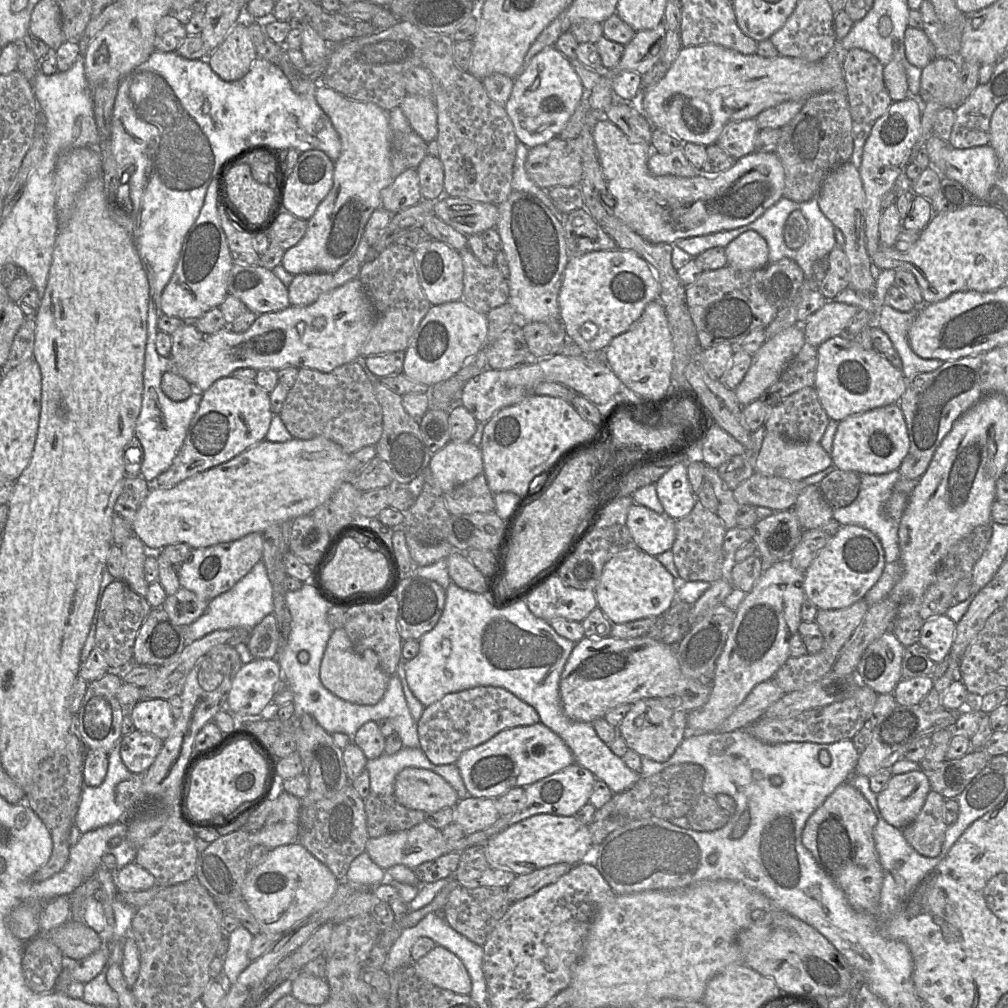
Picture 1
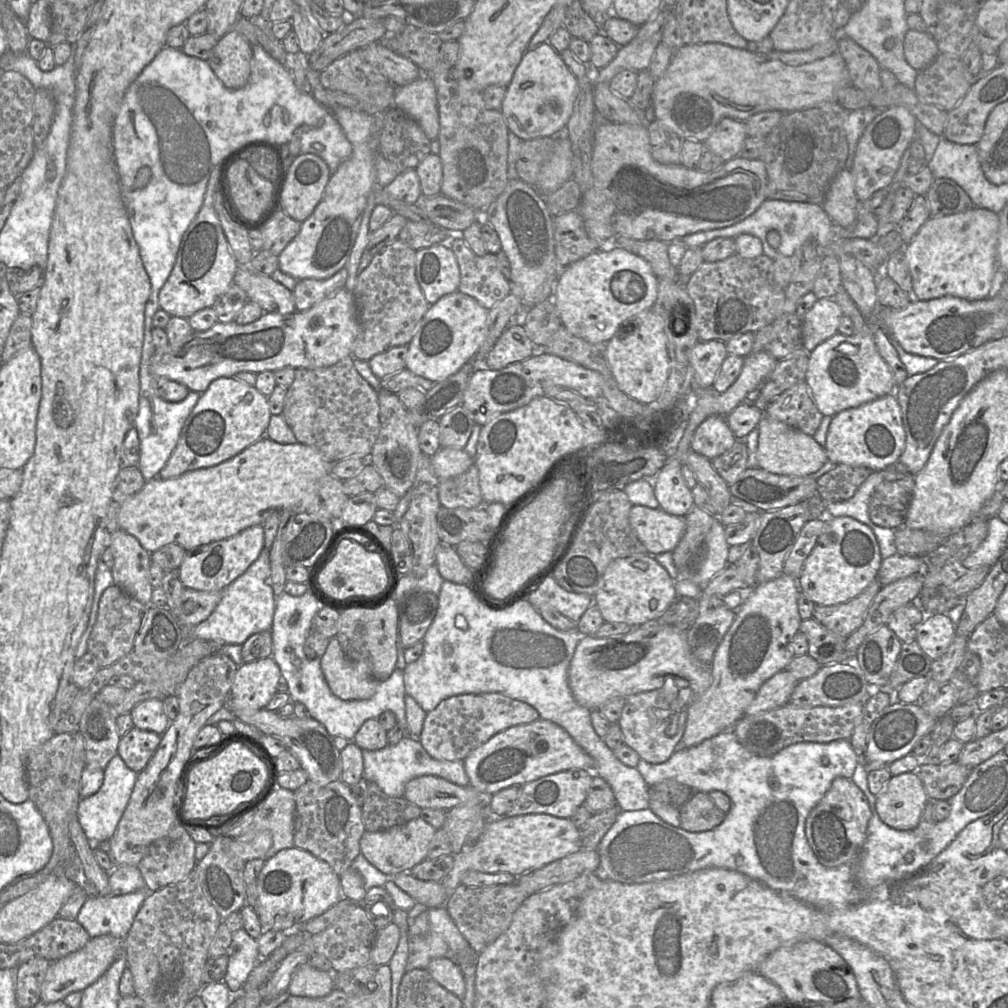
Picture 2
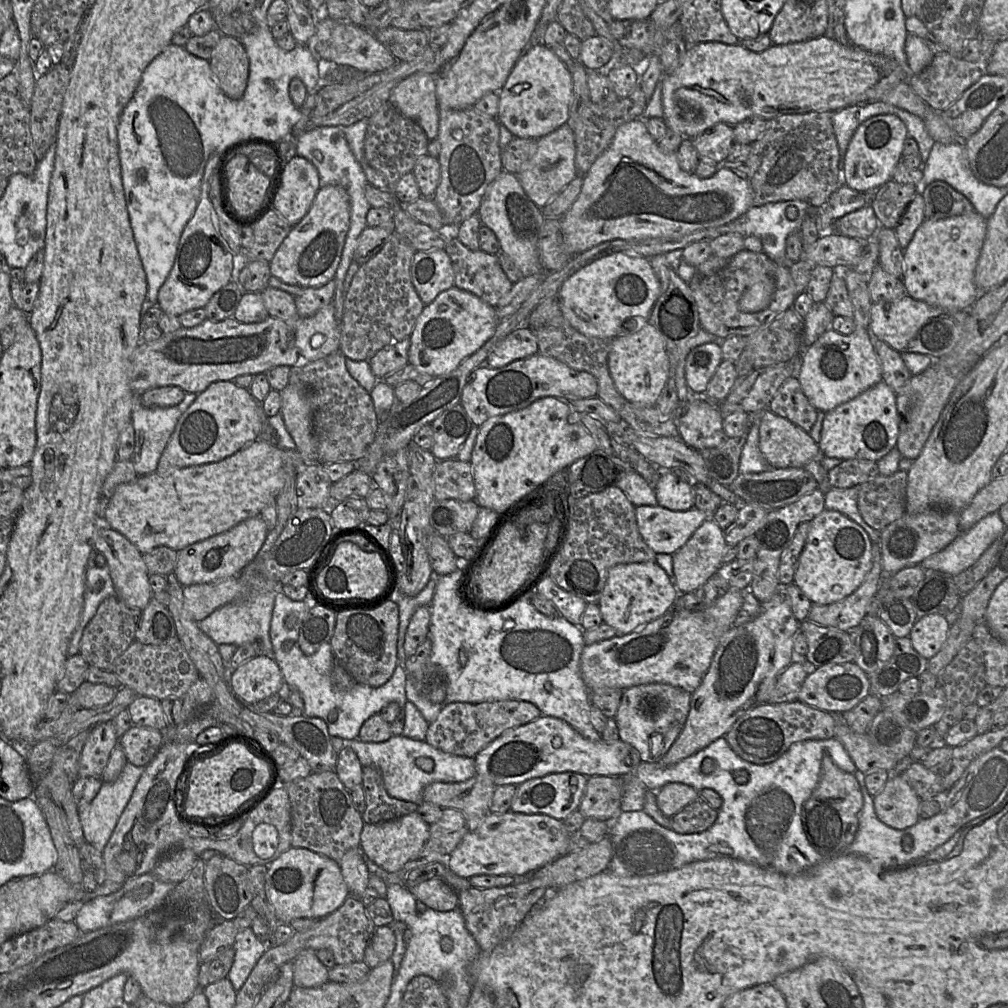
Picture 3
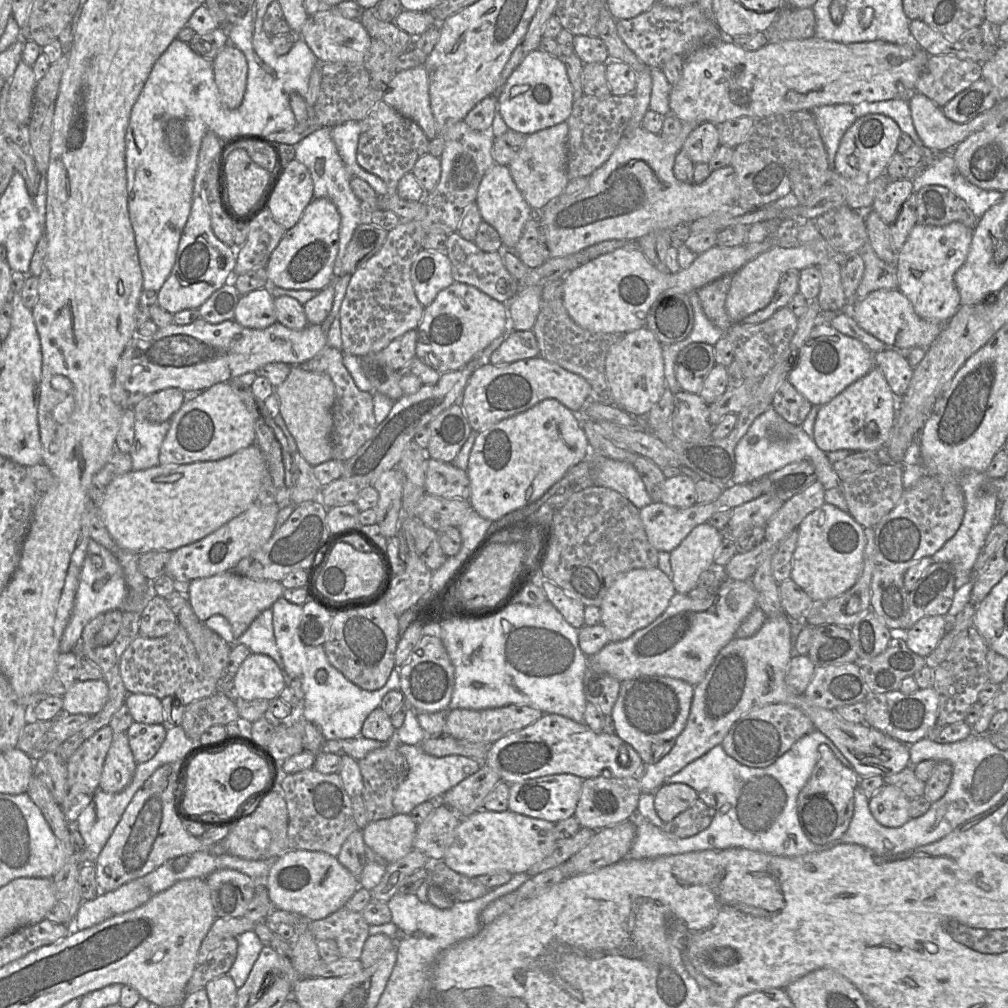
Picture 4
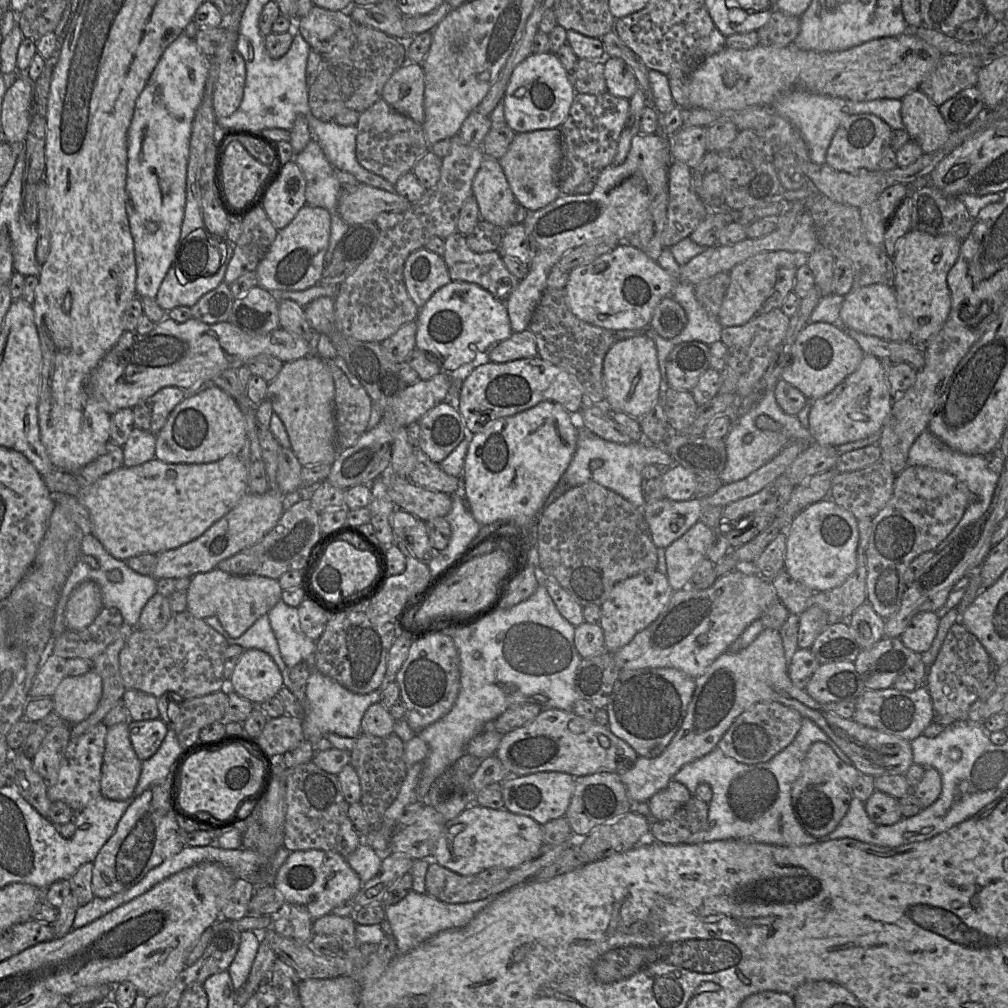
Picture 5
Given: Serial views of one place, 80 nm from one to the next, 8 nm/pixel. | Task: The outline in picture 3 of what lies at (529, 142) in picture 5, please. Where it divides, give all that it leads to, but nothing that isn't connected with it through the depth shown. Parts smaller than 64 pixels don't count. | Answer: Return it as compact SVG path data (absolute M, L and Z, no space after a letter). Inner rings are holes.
M565 123L537 139L536 152L515 176L526 195L539 208L558 195L576 177L574 134L569 125Z

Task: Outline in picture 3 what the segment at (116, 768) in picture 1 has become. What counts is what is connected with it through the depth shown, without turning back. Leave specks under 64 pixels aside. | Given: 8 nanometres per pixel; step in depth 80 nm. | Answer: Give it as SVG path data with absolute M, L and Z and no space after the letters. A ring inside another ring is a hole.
M127 761L119 777L113 782L102 782L101 788L94 799L79 810L79 819L83 828L86 842L92 844L103 853L114 829L126 808L134 789L145 770L143 766L135 766Z

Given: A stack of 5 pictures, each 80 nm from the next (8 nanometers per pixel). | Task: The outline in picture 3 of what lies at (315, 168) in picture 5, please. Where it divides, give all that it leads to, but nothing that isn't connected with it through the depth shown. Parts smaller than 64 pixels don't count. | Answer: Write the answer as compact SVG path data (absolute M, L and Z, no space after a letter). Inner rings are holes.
M322 126L307 129L295 140L296 154L309 160L317 169L321 187L338 185L343 187L350 200L350 228L334 280L338 290L343 289L347 271L354 260L357 241L362 231L367 226L367 213L371 208L365 196L365 186L368 183L365 173L355 159L343 132L344 126Z

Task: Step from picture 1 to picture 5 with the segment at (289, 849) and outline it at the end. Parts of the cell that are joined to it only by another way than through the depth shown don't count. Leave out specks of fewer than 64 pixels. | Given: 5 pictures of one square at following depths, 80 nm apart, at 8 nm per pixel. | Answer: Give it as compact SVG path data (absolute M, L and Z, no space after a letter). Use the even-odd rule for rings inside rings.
M318 849L292 851L274 880L274 887L283 894L287 904L304 906L314 919L330 914L336 906L354 898L362 884L345 857L336 850Z

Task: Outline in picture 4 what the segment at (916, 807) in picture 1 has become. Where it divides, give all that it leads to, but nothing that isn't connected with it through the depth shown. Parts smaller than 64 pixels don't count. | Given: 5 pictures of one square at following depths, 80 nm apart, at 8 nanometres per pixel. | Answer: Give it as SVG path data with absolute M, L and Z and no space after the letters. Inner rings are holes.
M884 784L869 800L875 820L886 827L900 827L910 820L910 799L898 787Z

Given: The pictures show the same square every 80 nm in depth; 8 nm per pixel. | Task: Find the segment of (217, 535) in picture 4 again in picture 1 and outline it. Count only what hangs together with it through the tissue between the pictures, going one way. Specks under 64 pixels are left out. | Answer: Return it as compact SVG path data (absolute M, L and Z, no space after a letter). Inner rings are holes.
M253 532L233 542L192 550L178 573L182 588L208 602L229 591L262 560L263 533Z

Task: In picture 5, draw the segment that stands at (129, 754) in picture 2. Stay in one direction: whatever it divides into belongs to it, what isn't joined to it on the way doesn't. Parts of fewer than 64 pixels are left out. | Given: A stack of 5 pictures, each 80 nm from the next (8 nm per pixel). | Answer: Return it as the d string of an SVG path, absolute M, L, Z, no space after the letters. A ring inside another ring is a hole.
M161 719L131 721L129 735L133 748L141 761L153 756L168 731L168 726Z

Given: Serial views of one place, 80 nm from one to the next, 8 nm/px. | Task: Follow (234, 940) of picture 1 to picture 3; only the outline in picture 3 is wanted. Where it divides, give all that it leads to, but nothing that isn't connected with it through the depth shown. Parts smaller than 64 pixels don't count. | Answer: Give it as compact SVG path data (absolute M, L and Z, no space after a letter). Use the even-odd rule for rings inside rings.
M248 927L239 930L233 948L234 962L227 977L238 992L265 953L267 945L256 937L251 927Z

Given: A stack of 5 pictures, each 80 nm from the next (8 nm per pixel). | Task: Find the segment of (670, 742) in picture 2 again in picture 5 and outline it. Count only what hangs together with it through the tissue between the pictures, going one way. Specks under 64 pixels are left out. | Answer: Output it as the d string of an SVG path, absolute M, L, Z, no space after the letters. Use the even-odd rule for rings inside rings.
M674 668L620 670L606 707L609 730L630 745L638 756L655 758L678 732L693 698L696 681Z

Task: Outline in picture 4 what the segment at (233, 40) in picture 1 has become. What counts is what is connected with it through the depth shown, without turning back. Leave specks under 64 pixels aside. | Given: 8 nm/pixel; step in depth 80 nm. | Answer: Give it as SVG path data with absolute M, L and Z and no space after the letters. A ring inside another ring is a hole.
M228 43L212 60L212 66L221 105L228 110L238 108L247 84L248 63L245 55Z

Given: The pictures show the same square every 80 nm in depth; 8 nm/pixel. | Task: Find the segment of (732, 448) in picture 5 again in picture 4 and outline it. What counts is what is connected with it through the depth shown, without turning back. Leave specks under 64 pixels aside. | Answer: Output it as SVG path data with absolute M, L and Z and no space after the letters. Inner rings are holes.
M772 405L754 420L746 435L738 442L734 455L735 468L731 481L733 484L750 483L788 464L807 461L814 466L817 480L823 485L825 491L840 485L840 480L827 455L817 447L801 426L787 422L774 410ZM753 437L758 438L754 445L750 443L750 439Z

